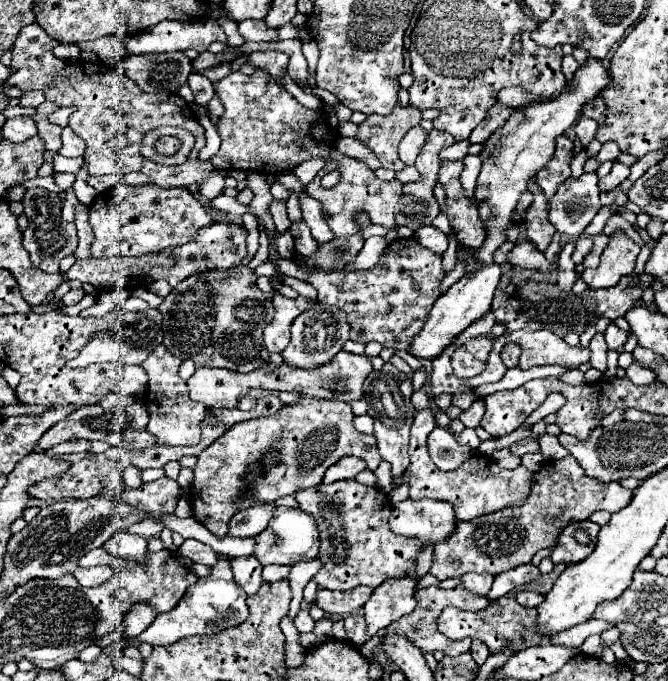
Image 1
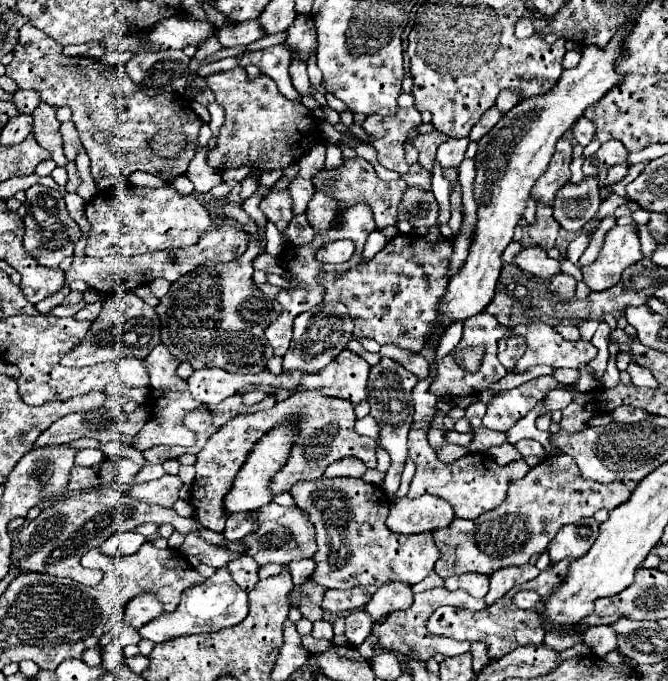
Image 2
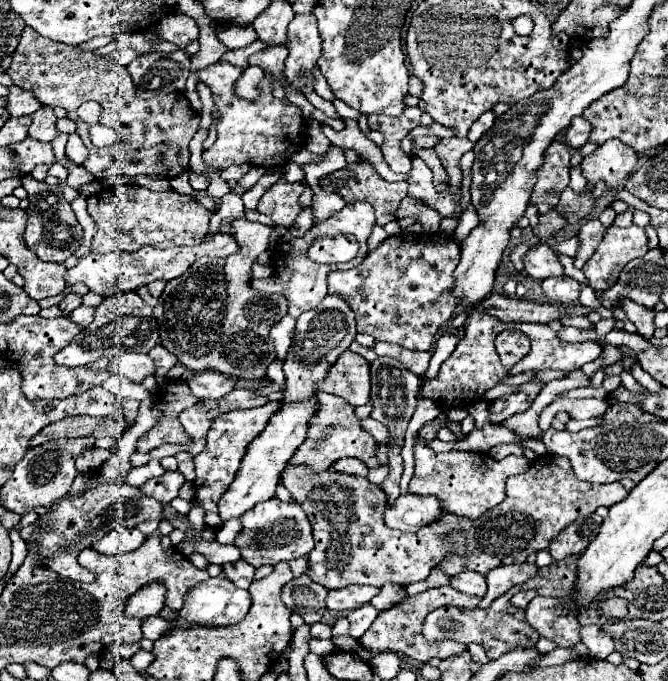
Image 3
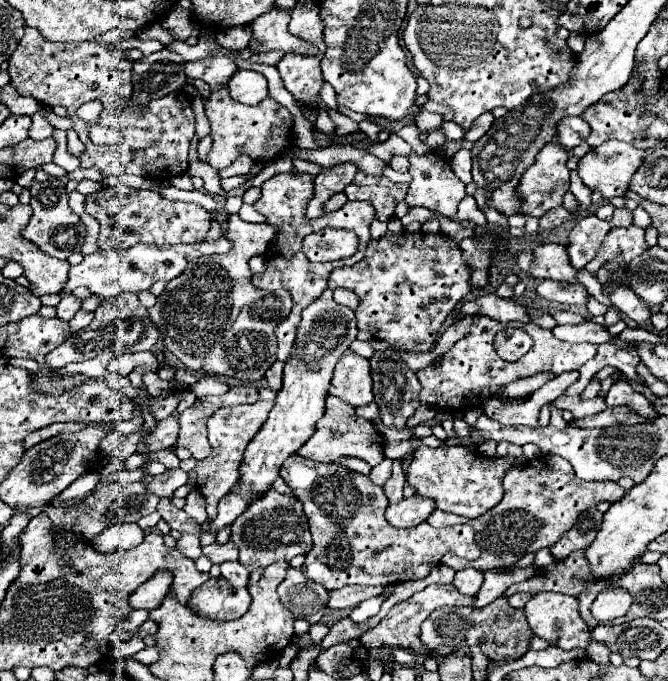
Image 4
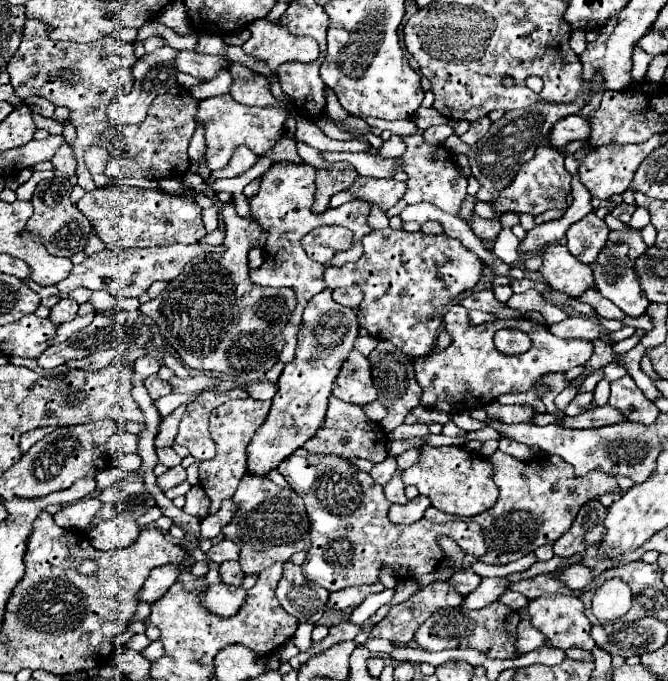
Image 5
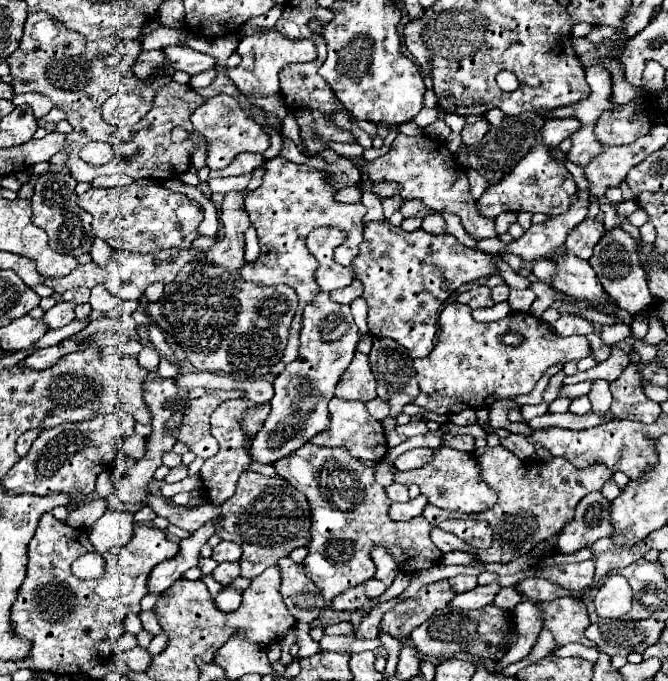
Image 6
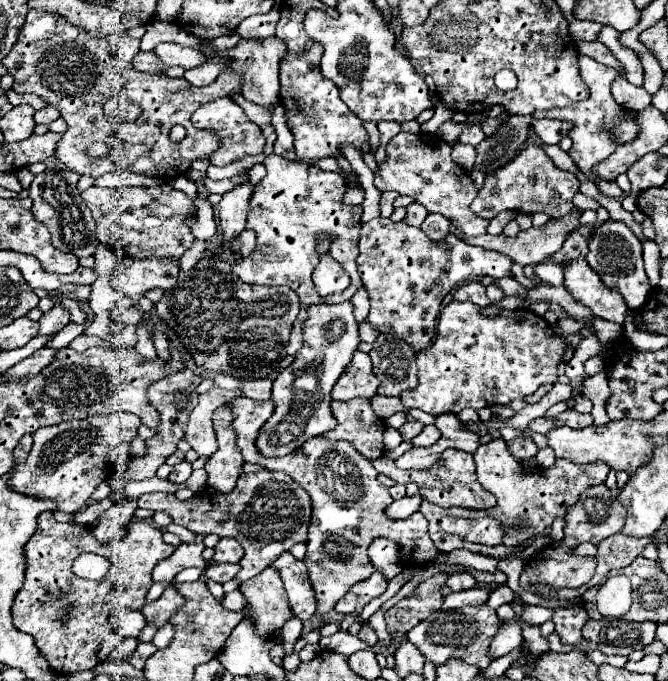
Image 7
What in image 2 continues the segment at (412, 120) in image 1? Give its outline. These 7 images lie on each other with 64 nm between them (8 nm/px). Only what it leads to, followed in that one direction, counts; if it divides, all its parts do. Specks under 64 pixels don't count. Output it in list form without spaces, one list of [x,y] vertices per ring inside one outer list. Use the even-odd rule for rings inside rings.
[[[398,108],[392,116],[372,114],[364,122],[364,130],[374,136],[374,148],[378,150],[378,160],[382,166],[396,172],[407,172],[410,168],[404,158],[404,142],[408,132],[422,122],[420,112],[412,108]]]

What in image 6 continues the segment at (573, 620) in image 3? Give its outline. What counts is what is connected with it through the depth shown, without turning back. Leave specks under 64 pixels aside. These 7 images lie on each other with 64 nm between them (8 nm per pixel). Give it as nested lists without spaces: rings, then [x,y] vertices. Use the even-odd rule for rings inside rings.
[[[558,598],[554,602],[542,602],[540,610],[544,612],[544,626],[552,630],[556,644],[578,642],[584,646],[592,646],[592,642],[584,636],[590,620],[582,600]]]

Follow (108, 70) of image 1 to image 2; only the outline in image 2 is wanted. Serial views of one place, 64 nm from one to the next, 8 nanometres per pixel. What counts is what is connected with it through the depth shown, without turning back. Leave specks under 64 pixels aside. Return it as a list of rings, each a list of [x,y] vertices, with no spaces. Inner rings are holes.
[[[30,24],[20,28],[14,58],[6,66],[6,76],[10,76],[18,88],[36,90],[42,102],[50,106],[68,106],[72,110],[72,122],[76,124],[78,136],[90,156],[90,172],[94,180],[106,176],[128,178],[132,172],[142,170],[160,176],[170,184],[176,176],[186,174],[188,164],[194,158],[194,154],[162,158],[156,156],[150,146],[152,136],[156,136],[160,130],[184,132],[188,146],[196,146],[202,120],[190,108],[190,100],[184,94],[166,94],[166,102],[156,102],[156,98],[142,96],[142,92],[130,80],[126,68],[110,66],[88,56],[66,56],[62,54],[60,44]]]

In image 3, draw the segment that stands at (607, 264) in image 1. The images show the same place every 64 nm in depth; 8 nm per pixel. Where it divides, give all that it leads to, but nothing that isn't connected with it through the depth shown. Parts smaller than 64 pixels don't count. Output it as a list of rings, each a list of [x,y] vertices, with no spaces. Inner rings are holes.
[[[634,224],[628,228],[610,226],[594,256],[584,264],[582,272],[586,274],[592,288],[606,290],[618,280],[618,274],[630,260],[640,258],[646,252],[648,238],[644,234],[644,228]]]

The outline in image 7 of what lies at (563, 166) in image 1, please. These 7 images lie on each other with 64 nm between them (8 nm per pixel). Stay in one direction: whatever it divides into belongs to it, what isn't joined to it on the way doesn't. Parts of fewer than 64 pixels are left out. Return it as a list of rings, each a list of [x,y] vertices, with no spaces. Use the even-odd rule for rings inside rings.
[[[530,144],[522,148],[506,166],[486,174],[486,180],[476,200],[470,204],[470,210],[476,216],[488,218],[488,220],[502,210],[512,210],[518,214],[544,212],[550,218],[562,218],[574,208],[572,198],[578,194],[578,188],[580,188],[580,182],[574,174],[560,170],[540,146]]]

